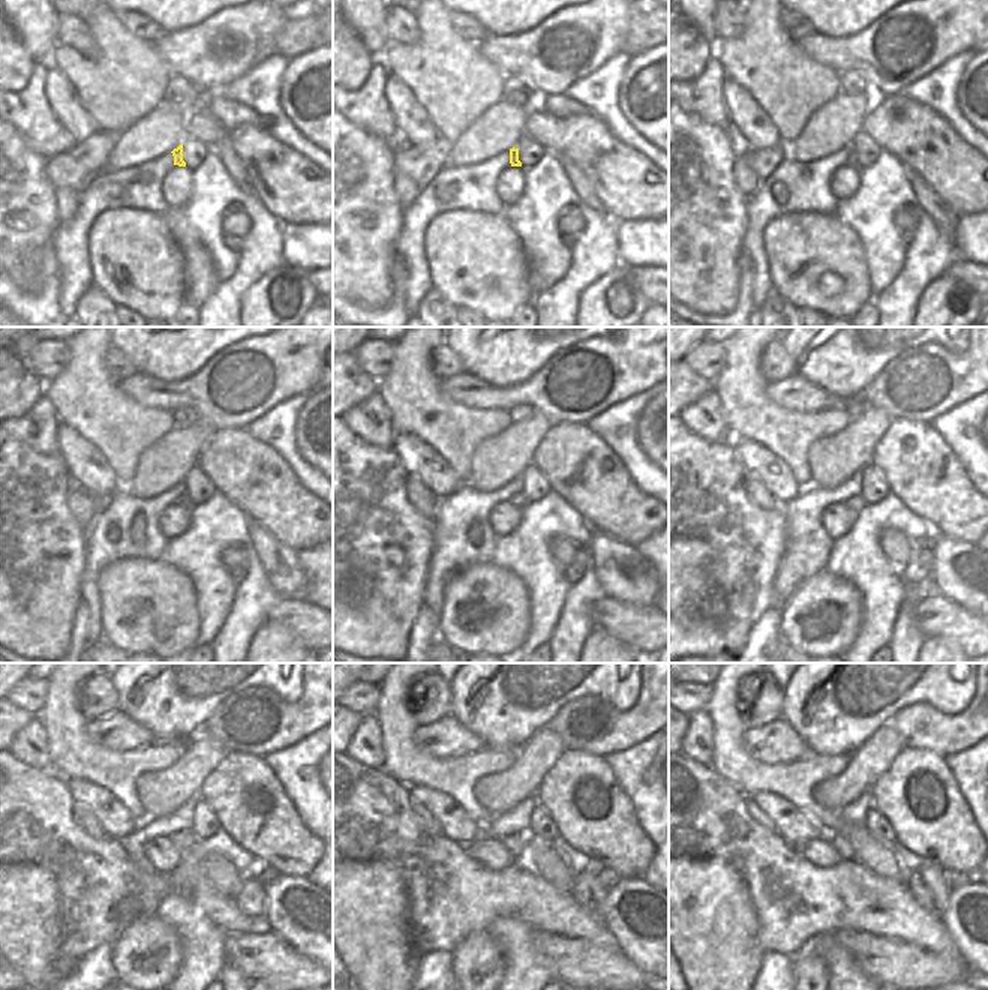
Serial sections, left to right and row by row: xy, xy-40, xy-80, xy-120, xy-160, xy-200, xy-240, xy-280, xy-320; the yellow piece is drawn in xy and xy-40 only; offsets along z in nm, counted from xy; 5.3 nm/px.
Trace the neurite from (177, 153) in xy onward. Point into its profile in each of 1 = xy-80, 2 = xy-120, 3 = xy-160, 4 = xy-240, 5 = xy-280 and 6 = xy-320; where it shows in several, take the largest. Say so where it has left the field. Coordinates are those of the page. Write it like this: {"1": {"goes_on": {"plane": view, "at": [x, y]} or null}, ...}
{"1": {"goes_on": {"plane": "xy-80", "at": [850, 161]}}, "2": {"goes_on": {"plane": "xy-120", "at": [185, 501]}}, "3": {"goes_on": {"plane": "xy-160", "at": [520, 501]}}, "4": {"goes_on": {"plane": "xy-240", "at": [183, 842]}}, "5": {"goes_on": {"plane": "xy-280", "at": [514, 843]}}, "6": {"goes_on": {"plane": "xy-320", "at": [840, 845]}}}

